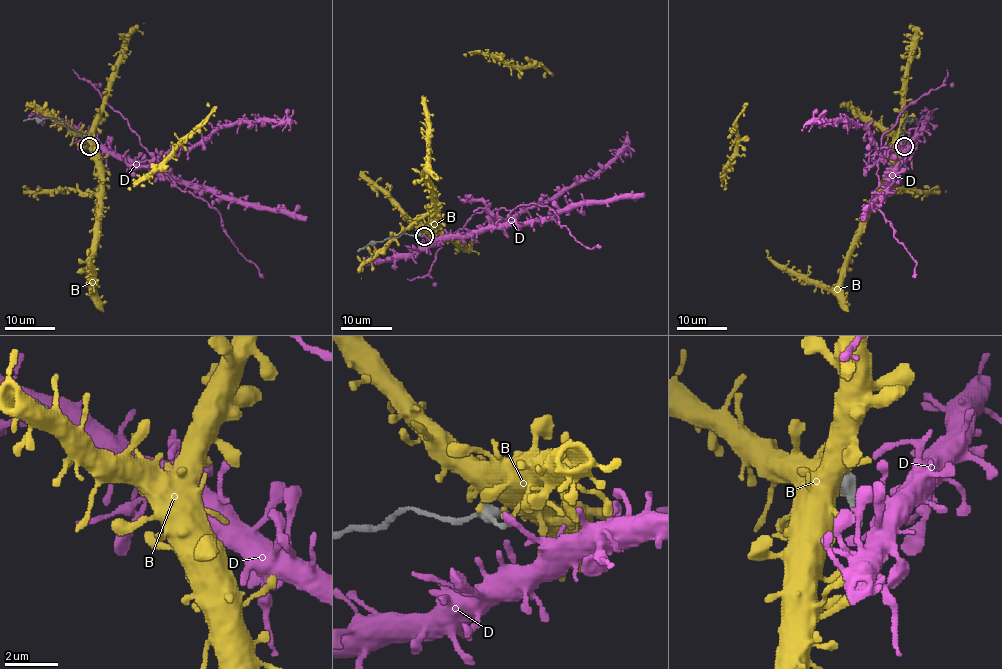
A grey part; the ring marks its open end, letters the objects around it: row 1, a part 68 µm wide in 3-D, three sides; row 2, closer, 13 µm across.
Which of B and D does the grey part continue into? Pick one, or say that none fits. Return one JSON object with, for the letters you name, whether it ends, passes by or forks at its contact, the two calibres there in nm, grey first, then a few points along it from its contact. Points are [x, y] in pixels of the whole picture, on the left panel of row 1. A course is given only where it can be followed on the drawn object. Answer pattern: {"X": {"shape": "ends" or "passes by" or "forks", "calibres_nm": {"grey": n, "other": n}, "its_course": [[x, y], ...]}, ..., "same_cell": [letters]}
{"same_cell": []}

